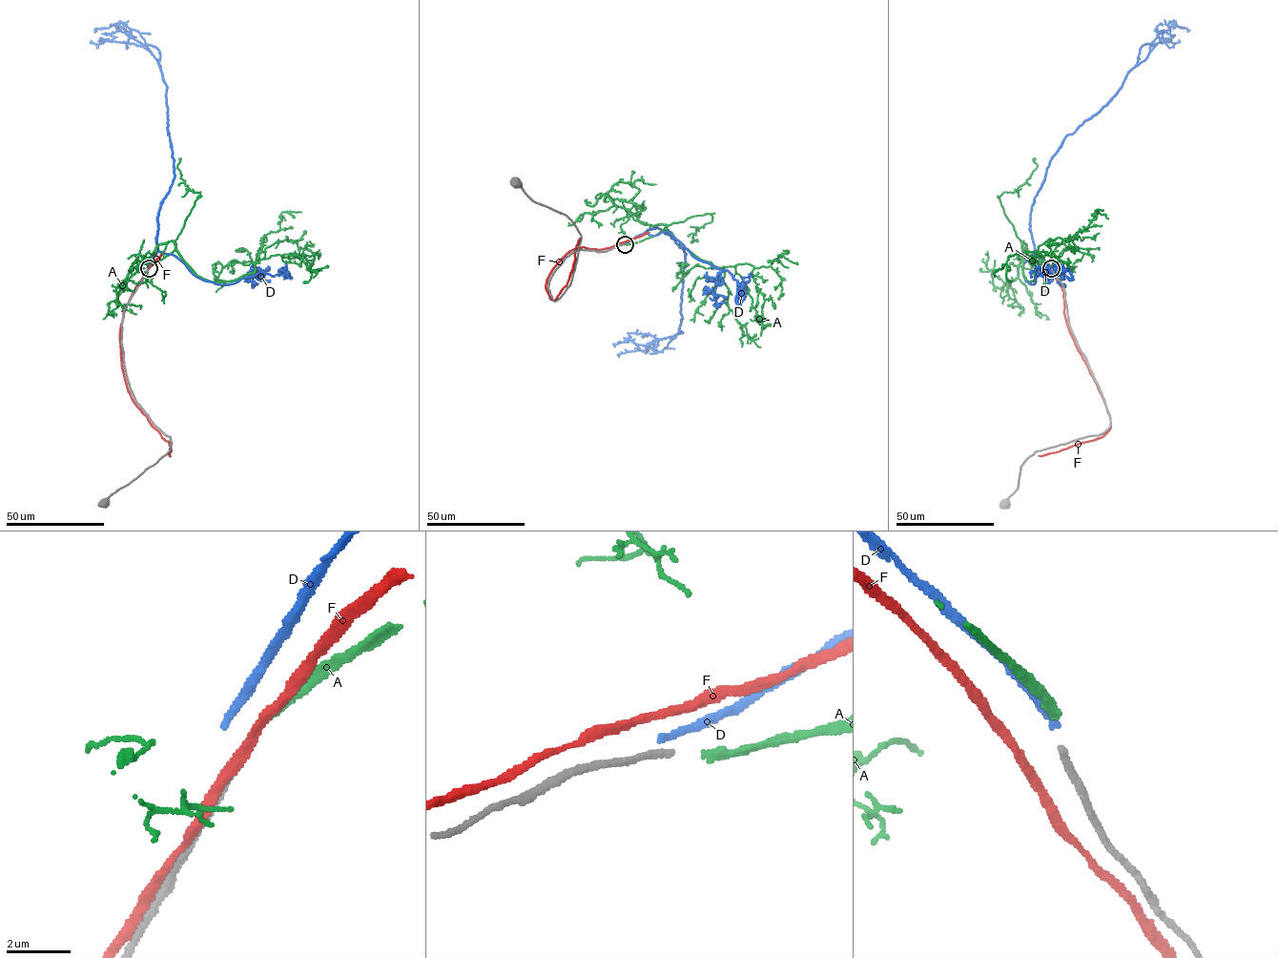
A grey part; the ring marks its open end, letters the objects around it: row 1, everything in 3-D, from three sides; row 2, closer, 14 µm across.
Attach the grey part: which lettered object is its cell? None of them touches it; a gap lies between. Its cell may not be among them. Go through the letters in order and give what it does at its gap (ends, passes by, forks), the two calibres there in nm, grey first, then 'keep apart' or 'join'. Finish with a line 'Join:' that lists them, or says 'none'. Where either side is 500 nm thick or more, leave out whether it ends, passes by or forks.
A: it ends | 200/240 nm | join
D: it ends | 200/240 nm | keep apart
F: it passes by | 200/280 nm | keep apart
Join: A

